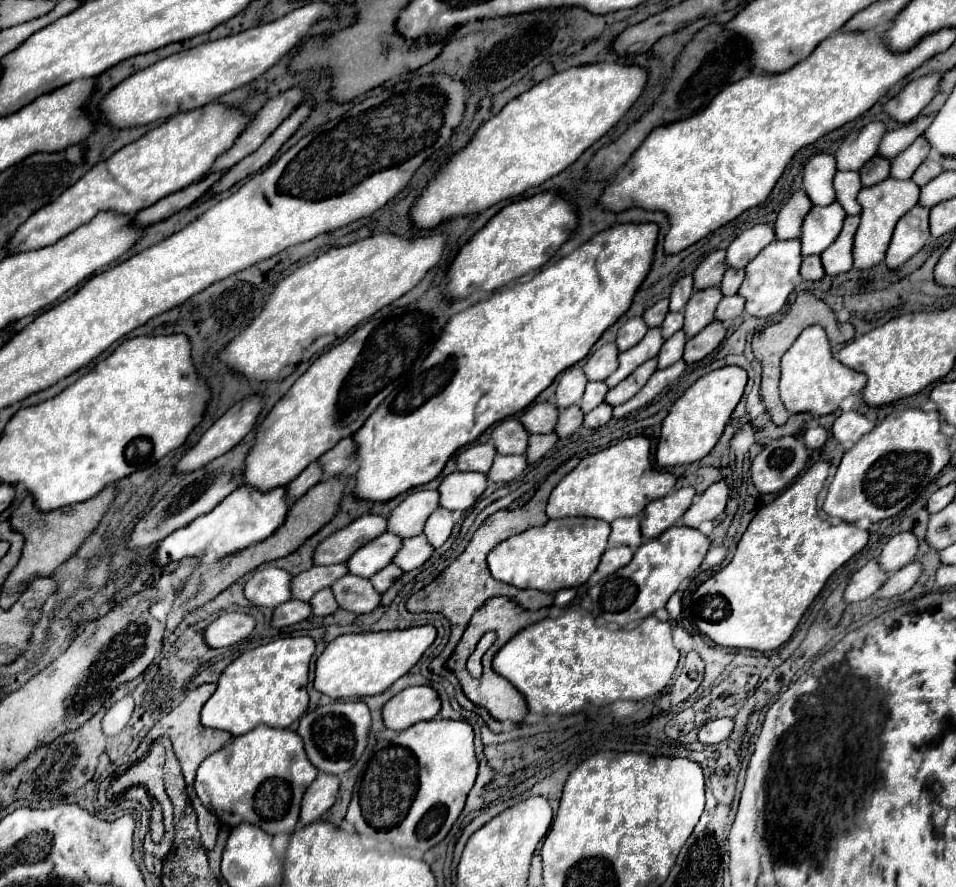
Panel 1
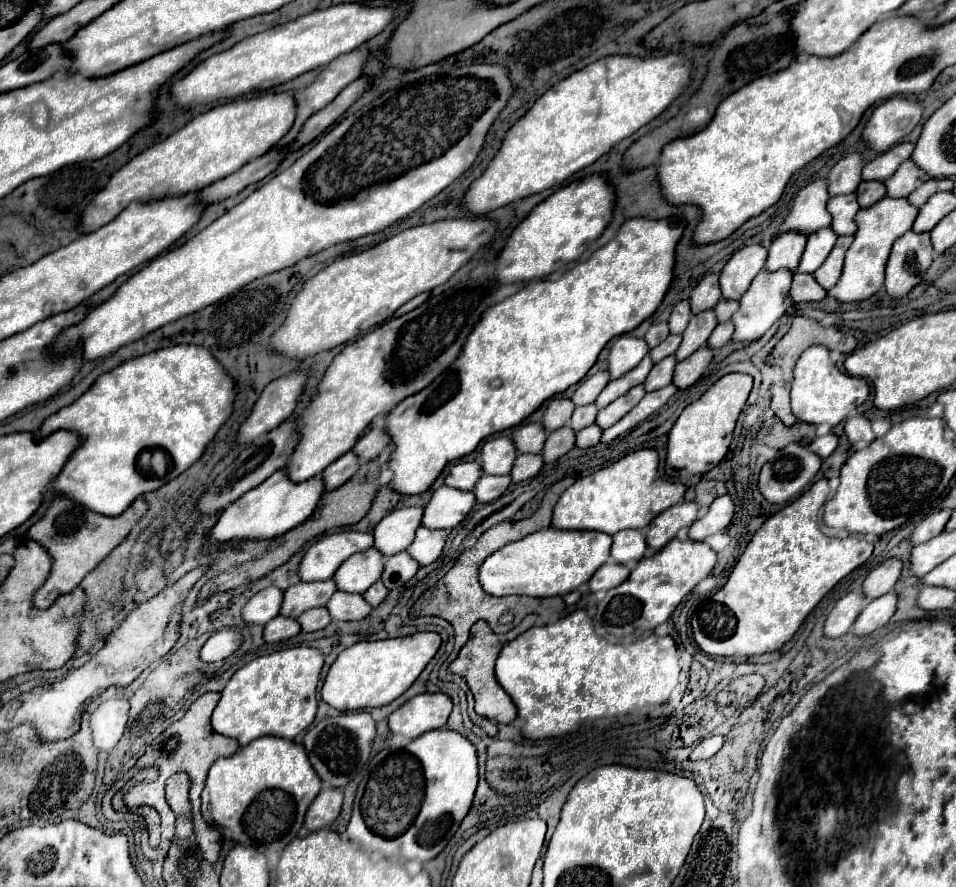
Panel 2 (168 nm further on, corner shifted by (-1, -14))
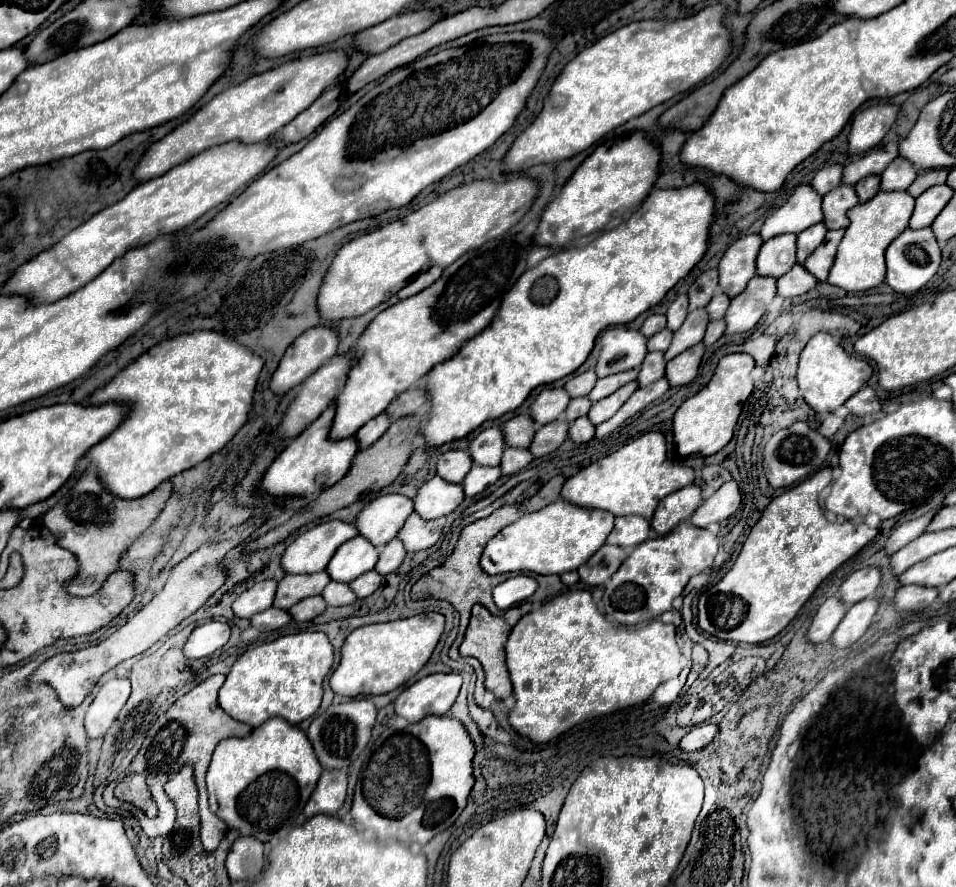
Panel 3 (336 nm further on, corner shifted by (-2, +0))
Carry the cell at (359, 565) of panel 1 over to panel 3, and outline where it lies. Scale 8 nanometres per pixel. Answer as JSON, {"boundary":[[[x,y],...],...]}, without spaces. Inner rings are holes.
{"boundary":[[[357,535],[335,551],[335,557],[331,557],[327,565],[327,573],[333,581],[349,583],[363,575],[365,571],[371,571],[377,559],[379,551],[371,543],[367,543],[365,537]]]}

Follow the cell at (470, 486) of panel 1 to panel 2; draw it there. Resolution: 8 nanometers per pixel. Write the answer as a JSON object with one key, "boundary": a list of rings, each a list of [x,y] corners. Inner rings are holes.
{"boundary":[[[440,487],[434,491],[430,503],[424,509],[422,525],[430,529],[454,529],[468,517],[474,505],[476,499],[472,491]]]}

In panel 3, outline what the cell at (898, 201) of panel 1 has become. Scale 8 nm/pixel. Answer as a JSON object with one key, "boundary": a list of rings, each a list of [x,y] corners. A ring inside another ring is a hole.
{"boundary":[[[879,191],[867,203],[849,209],[851,225],[839,243],[839,251],[827,281],[853,293],[881,285],[885,281],[885,249],[899,233],[903,233],[903,229],[907,229],[909,217],[913,213],[913,203],[915,199],[907,191]]]}

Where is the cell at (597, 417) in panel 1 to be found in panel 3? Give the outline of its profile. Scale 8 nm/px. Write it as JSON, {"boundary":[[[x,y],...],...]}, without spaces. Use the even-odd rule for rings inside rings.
{"boundary":[[[579,417],[569,427],[569,439],[575,443],[587,443],[589,439],[593,439],[593,435],[595,435],[595,427],[587,417]]]}

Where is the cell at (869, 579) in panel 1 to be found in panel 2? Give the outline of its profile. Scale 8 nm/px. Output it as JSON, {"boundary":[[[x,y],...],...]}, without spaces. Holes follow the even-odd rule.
{"boundary":[[[852,591],[846,597],[842,597],[826,617],[826,625],[824,625],[826,637],[840,637],[846,631],[850,631],[856,615],[862,613],[866,603],[868,599],[866,595],[862,595],[862,591]]]}

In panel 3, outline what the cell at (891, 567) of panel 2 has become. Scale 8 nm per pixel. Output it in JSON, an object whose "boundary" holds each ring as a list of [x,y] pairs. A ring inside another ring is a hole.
{"boundary":[[[865,567],[851,573],[839,587],[837,597],[845,607],[851,607],[867,597],[871,597],[881,581],[881,571],[877,567]]]}

